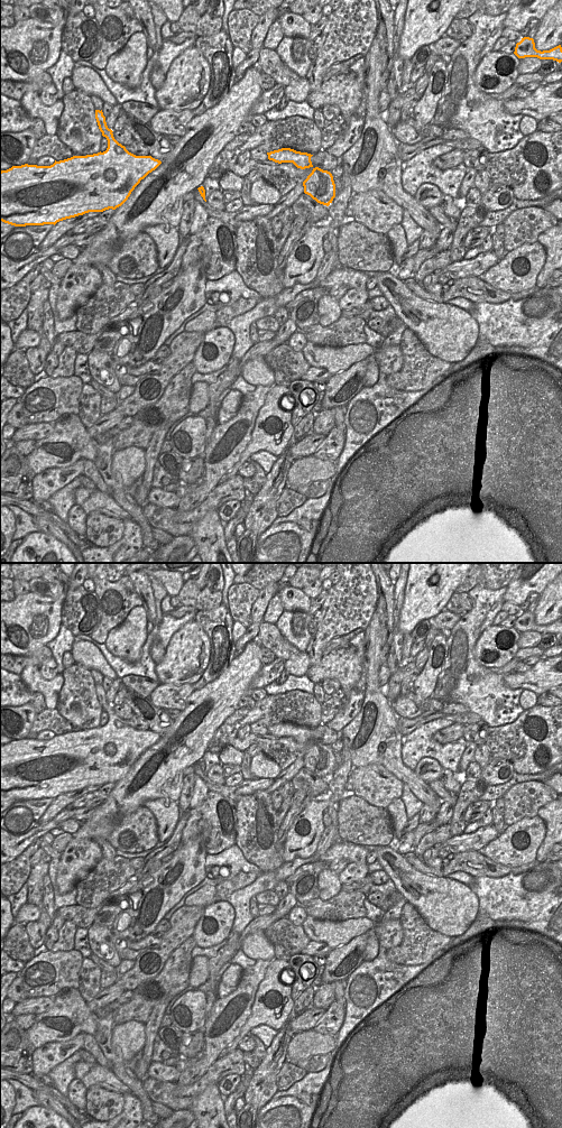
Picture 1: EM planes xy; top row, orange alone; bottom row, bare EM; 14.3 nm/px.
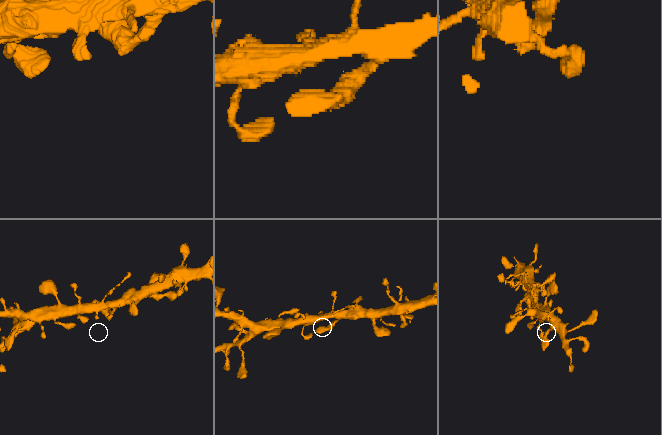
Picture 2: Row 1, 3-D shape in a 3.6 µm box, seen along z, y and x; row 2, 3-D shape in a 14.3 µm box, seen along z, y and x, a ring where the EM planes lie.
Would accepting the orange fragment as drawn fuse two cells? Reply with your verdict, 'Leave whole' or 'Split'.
Leave whole.

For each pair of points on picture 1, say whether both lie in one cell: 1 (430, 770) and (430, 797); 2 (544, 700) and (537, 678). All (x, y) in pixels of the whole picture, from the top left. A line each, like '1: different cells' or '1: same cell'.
1: different cells
2: different cells

